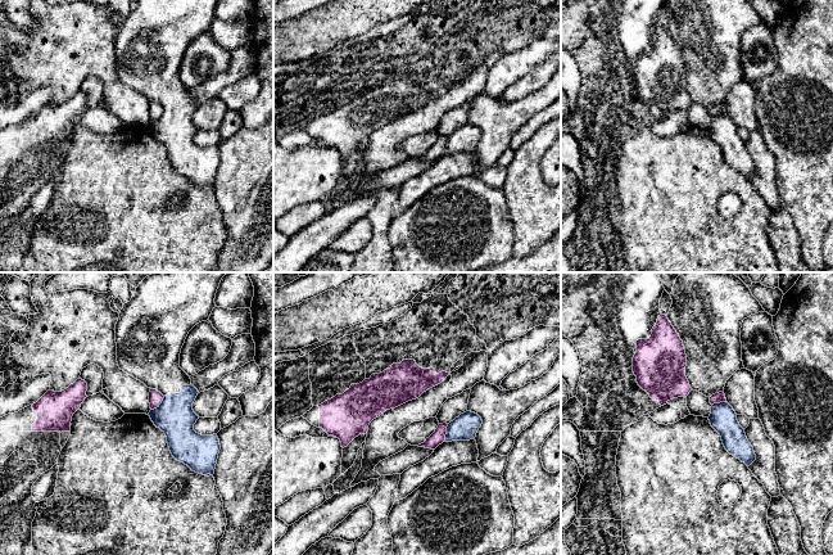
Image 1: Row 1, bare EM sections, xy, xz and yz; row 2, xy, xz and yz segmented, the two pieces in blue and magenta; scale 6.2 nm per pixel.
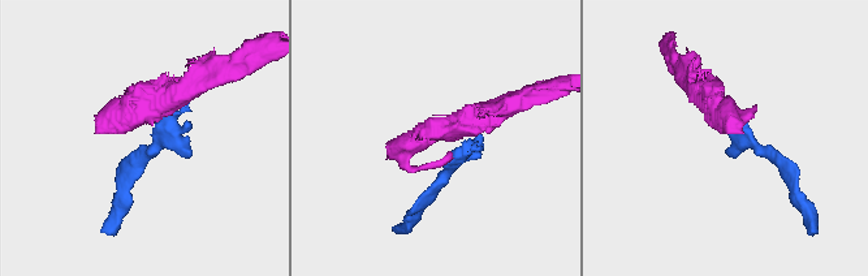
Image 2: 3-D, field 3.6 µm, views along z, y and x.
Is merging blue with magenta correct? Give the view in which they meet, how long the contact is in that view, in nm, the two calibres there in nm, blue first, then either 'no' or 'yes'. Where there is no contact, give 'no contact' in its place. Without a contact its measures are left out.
xy | 130 nm | 240/90 nm | no

